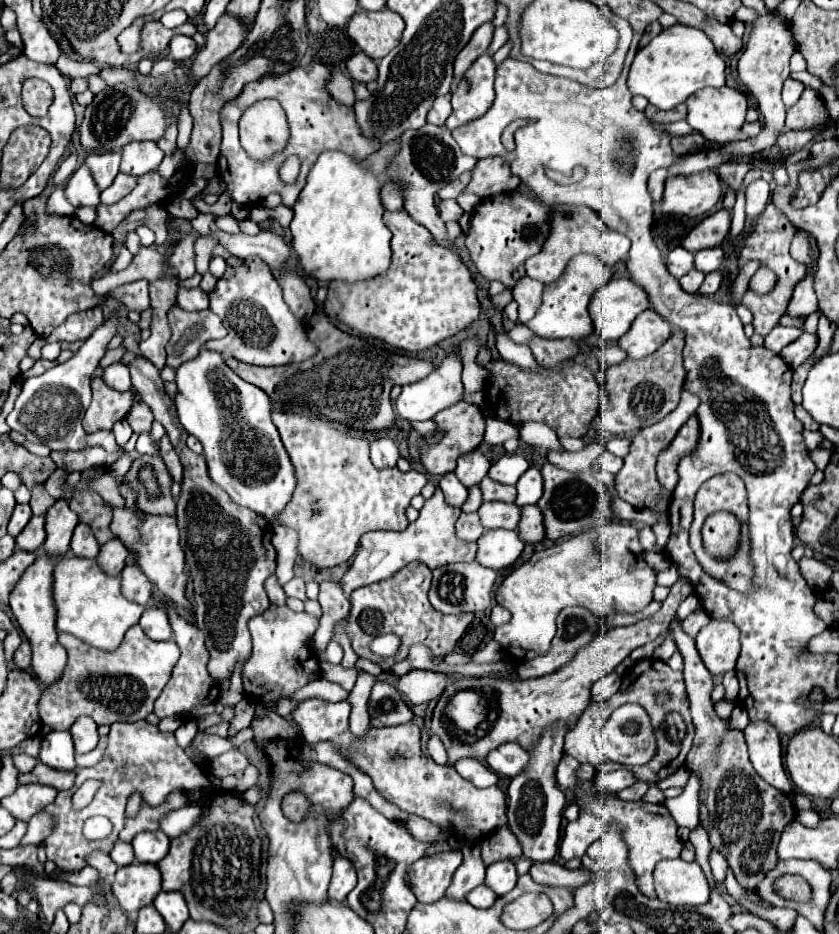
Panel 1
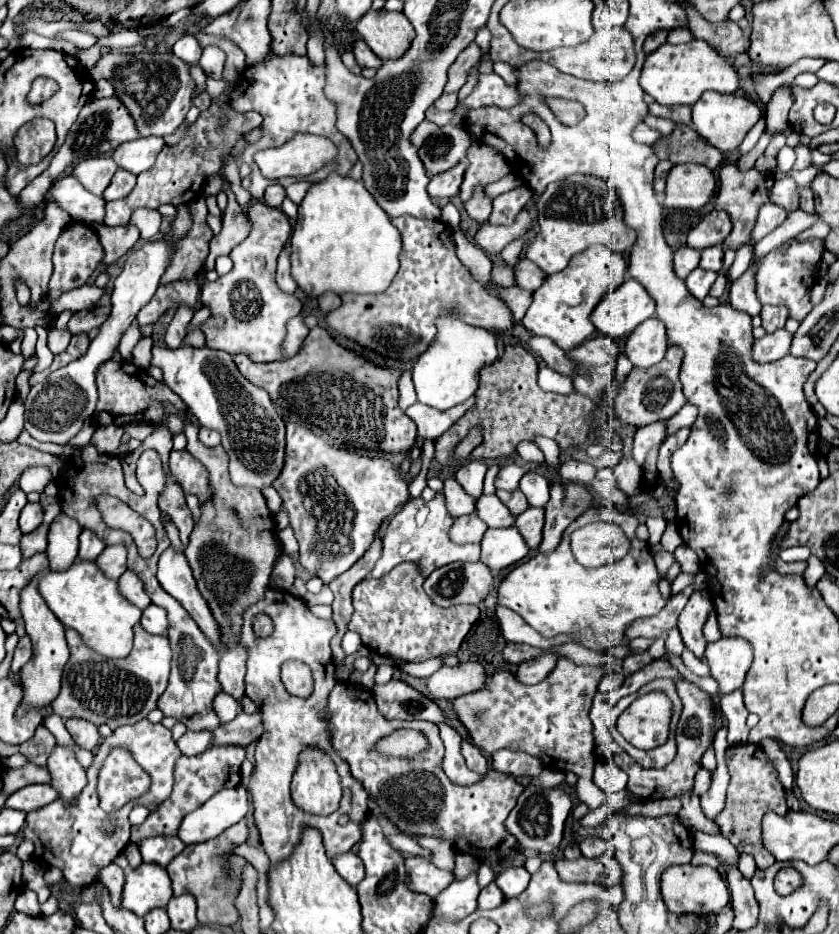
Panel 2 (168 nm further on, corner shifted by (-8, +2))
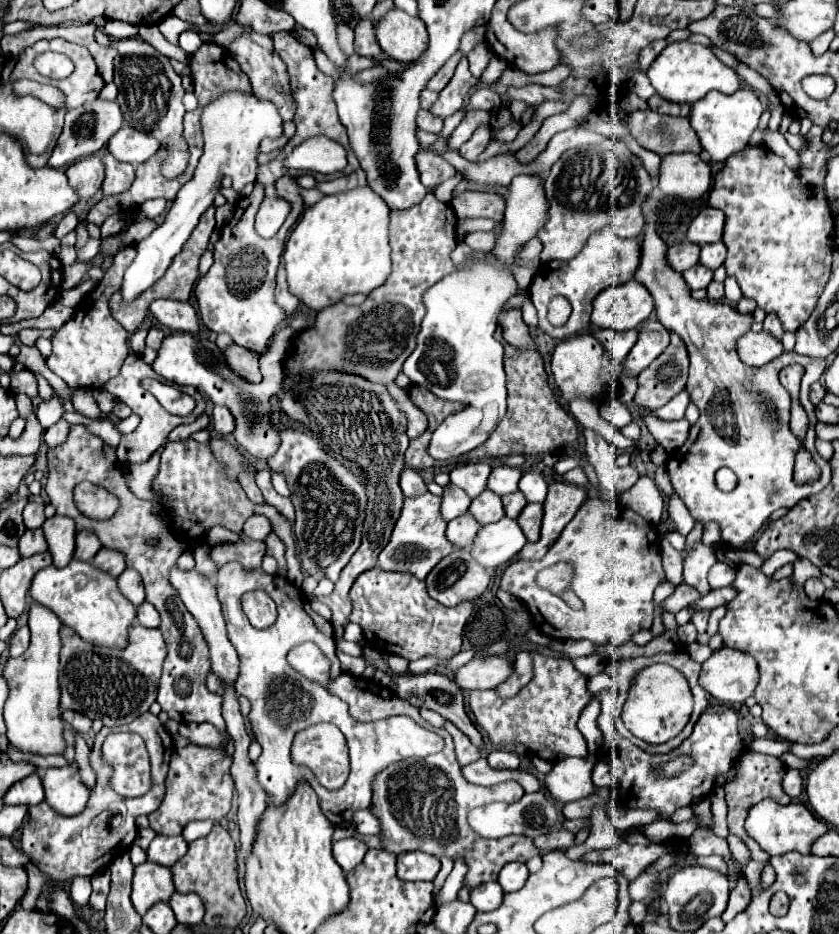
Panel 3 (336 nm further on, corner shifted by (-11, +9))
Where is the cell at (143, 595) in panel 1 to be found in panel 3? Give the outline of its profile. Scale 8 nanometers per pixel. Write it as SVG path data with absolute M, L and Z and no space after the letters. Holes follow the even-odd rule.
M127 568L127 570L117 578L117 584L119 584L121 594L123 594L127 600L131 600L135 606L141 606L141 602L145 600L145 588L143 588L143 582L141 582L139 572L135 572L133 568Z

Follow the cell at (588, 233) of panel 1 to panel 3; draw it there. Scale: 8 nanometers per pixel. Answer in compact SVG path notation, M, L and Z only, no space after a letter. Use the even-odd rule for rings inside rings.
M617 140L563 152L545 178L549 214L545 226L537 232L537 238L543 244L541 260L551 262L575 258L587 238L605 226L611 226L621 238L637 238L645 224L641 204L649 192L651 182L641 160L621 148Z

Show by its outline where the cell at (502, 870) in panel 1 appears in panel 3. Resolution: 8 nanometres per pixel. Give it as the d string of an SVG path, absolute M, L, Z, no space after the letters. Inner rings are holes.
M509 862L499 872L497 882L501 884L501 888L505 892L517 892L527 882L527 876L529 876L529 870L527 870L525 864L521 864L521 862Z

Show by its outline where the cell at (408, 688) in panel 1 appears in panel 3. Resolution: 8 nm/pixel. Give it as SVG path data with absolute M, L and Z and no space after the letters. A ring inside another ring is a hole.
M501 656L475 658L453 672L453 680L461 690L497 688L511 674L513 666Z

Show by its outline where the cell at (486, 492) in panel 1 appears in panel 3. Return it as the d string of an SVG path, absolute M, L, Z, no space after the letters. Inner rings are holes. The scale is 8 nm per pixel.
M517 490L517 492L513 492L513 494L503 496L505 514L507 514L509 518L517 518L517 516L521 514L521 510L525 508L525 504L527 504L527 500L525 500L525 496L523 496L523 492L521 492L521 490Z

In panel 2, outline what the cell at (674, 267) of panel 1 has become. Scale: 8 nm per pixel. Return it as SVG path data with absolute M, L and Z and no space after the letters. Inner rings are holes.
M682 247L674 253L674 273L680 279L686 279L700 263L700 251L690 249L690 247Z

